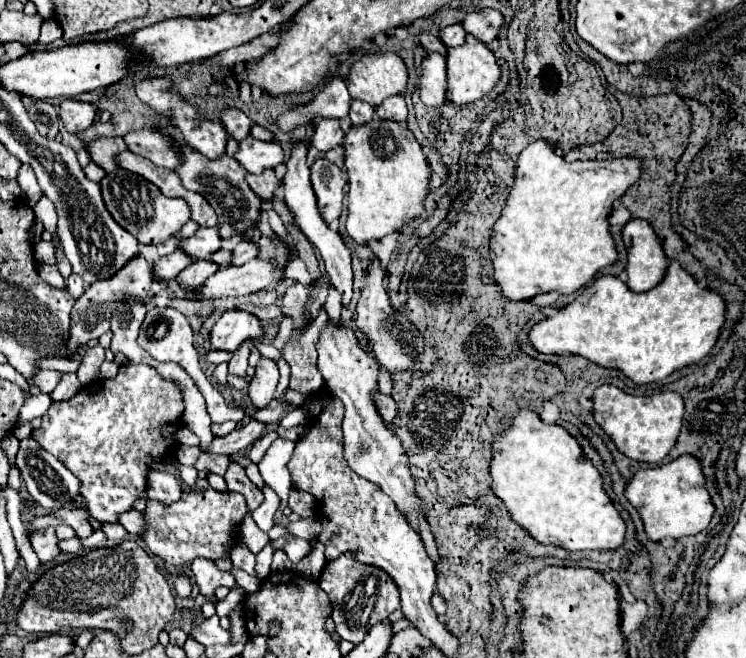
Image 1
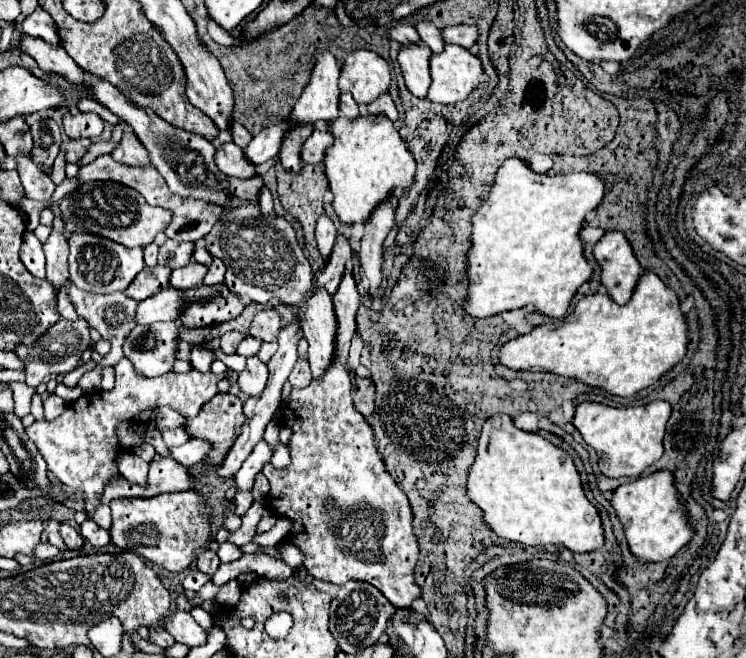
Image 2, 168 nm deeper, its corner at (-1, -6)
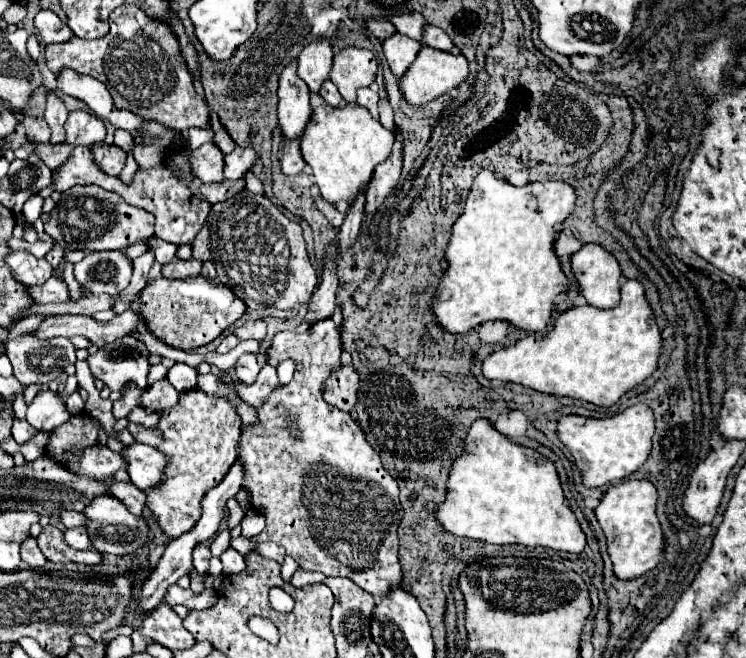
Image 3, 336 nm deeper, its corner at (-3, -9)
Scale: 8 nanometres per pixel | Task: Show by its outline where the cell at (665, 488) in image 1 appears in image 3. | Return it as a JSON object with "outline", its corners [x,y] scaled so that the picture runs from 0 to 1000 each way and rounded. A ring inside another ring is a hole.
{"outline":[[[843,729],[819,739],[798,772],[798,787],[814,821],[814,836],[822,854],[822,872],[830,881],[857,878],[889,851],[891,821],[886,815],[886,799],[878,784],[878,766],[881,745],[870,729]]]}

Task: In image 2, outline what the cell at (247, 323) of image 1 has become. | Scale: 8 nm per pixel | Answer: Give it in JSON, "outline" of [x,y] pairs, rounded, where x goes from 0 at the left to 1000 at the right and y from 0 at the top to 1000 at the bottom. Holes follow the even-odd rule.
{"outline":[[[272,524],[259,527],[259,533],[256,533],[256,555],[264,564],[280,564],[286,549],[288,549],[288,536],[280,527],[272,527]]]}

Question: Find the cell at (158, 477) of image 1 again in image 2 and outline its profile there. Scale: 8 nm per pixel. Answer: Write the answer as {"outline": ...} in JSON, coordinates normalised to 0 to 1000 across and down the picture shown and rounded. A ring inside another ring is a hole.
{"outline":[[[165,685],[157,698],[160,716],[170,731],[178,731],[184,737],[194,737],[194,725],[200,716],[200,704],[194,704],[189,695],[184,695],[176,685]]]}

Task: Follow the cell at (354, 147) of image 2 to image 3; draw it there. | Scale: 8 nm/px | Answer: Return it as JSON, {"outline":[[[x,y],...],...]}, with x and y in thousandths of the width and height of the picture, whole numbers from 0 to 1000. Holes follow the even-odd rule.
{"outline":[[[433,158],[420,164],[420,176],[403,207],[403,231],[409,249],[420,258],[420,277],[428,283],[430,298],[452,310],[454,304],[471,307],[495,280],[503,252],[524,234],[527,213],[527,201],[513,195],[492,164],[481,158],[465,158],[460,164]]]}

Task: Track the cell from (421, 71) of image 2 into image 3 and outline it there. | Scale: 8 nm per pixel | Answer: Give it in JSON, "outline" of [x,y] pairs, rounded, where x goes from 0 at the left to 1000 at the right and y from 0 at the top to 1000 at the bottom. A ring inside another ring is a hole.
{"outline":[[[535,49],[529,55],[519,55],[511,64],[511,70],[513,70],[513,82],[519,88],[519,97],[532,119],[540,116],[546,100],[556,91],[559,79],[564,76],[564,67],[559,61],[551,61],[548,55],[540,55]]]}

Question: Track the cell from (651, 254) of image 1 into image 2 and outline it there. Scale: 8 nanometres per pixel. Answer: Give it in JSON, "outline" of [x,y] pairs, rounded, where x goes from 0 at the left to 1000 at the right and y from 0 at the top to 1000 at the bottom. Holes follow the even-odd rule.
{"outline":[[[816,351],[798,372],[795,388],[806,400],[806,430],[830,464],[838,464],[862,418],[859,400],[849,391],[849,375],[835,354]]]}

